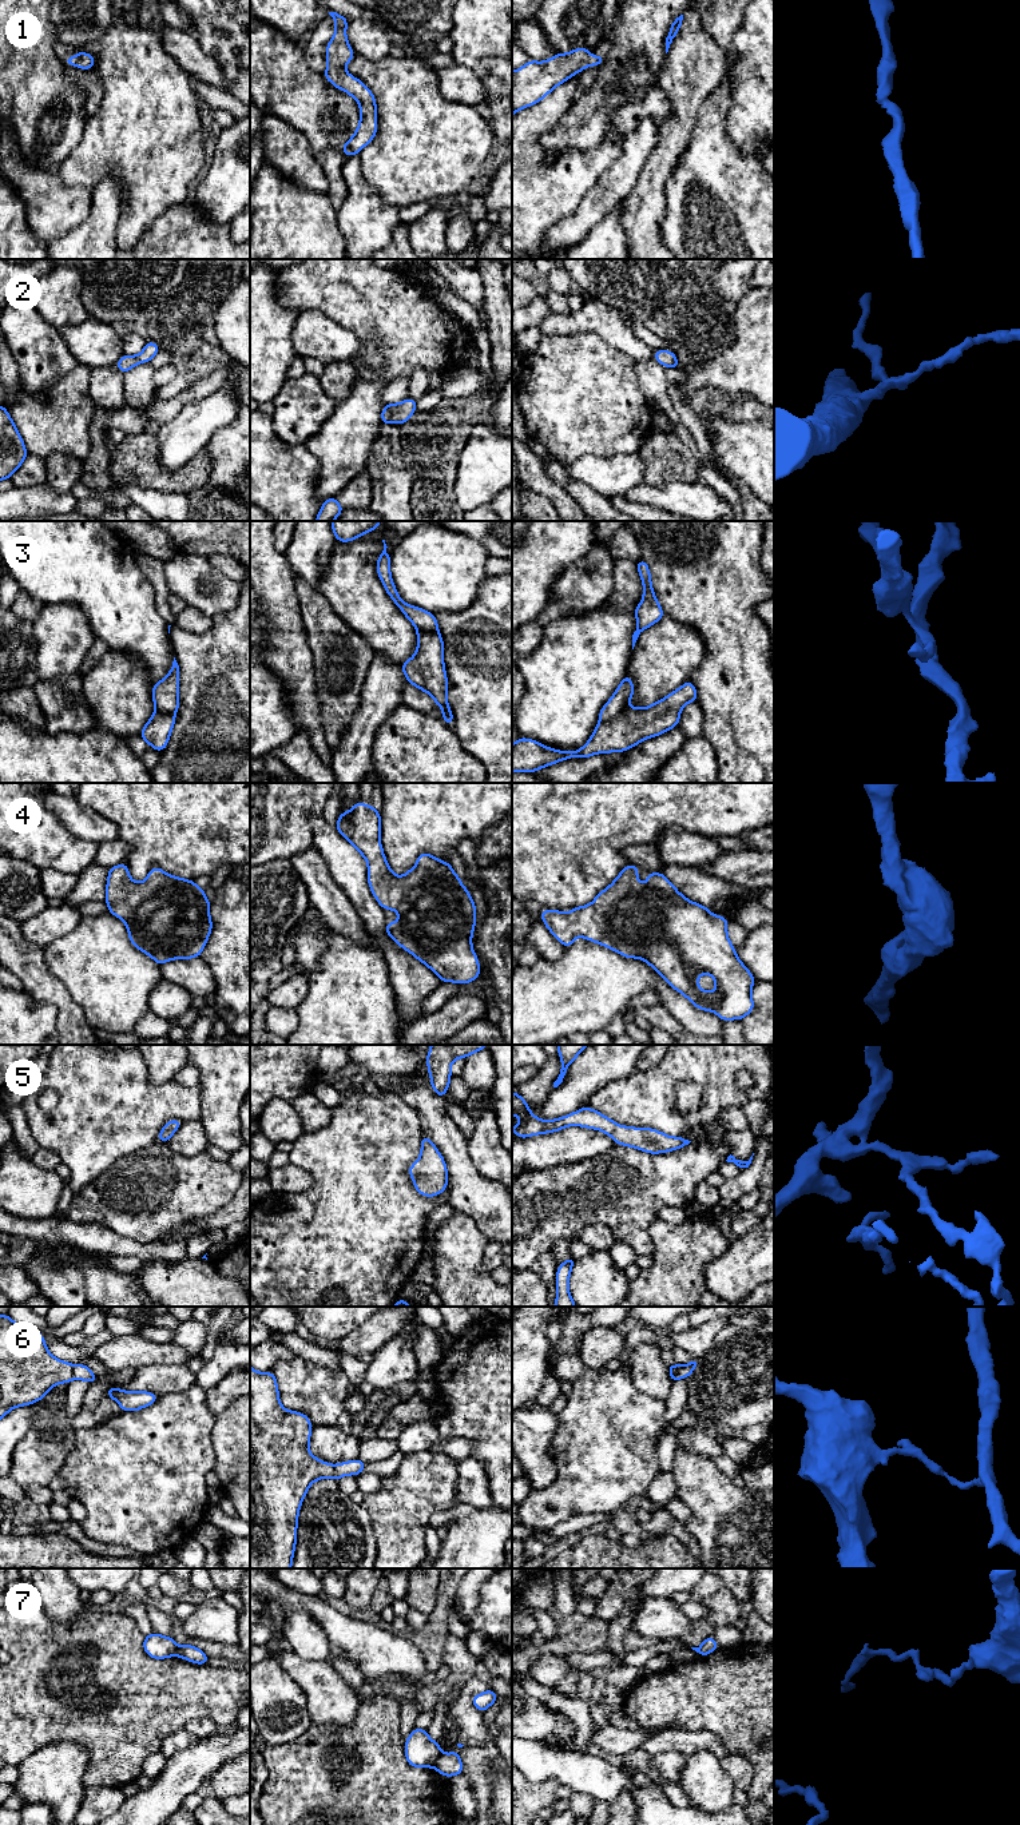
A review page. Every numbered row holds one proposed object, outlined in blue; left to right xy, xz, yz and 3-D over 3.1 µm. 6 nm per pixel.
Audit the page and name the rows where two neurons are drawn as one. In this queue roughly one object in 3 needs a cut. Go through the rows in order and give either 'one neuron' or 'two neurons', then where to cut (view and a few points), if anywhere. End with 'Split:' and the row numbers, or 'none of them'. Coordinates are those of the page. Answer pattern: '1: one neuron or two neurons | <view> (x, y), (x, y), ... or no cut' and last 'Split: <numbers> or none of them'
1: one neuron | no cut
2: one neuron | no cut
3: two neurons | yz (624, 707), (612, 718), (599, 722)
4: one neuron | no cut
5: one neuron | no cut
6: two neurons | xy (74, 1366), (71, 1378)
7: two neurons | xz (441, 1754), (433, 1766)
Split: 3, 6, 7

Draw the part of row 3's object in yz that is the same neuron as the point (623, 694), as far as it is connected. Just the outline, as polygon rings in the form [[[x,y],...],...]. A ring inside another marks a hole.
[[[626,673],[626,677],[620,681],[615,693],[600,709],[599,721],[607,721],[619,715],[627,707],[627,703],[631,700],[632,696],[634,683],[631,677]]]

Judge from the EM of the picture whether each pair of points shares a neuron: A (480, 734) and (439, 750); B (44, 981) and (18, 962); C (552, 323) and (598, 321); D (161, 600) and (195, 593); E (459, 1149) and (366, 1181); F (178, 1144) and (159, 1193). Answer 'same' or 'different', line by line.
A: different
B: same
C: same
D: different
E: different
F: different

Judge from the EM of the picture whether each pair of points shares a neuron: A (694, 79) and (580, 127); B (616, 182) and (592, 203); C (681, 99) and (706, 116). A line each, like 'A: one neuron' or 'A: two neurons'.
A: two neurons
B: one neuron
C: two neurons

